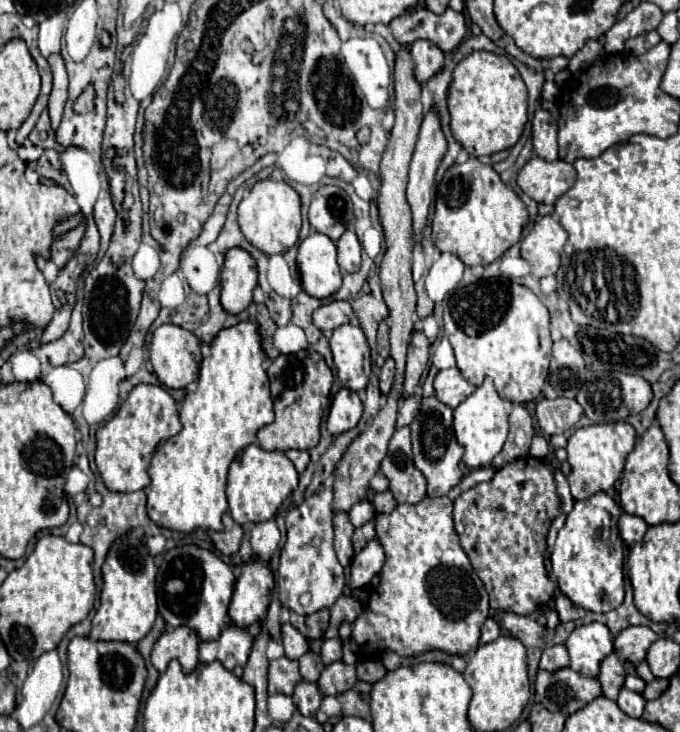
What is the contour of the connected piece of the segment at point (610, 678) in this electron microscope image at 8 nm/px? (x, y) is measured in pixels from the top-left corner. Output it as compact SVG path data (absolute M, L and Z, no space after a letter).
M609 654L601 662L601 672L599 672L597 680L603 686L603 696L607 696L611 700L617 700L619 690L623 688L623 682L625 682L625 668L615 654Z

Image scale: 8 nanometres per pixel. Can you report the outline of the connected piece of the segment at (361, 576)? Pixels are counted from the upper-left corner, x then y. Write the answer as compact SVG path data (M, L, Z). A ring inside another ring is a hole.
M377 538L369 540L367 546L353 556L351 560L351 580L349 580L349 586L351 588L363 588L369 584L369 580L379 574L381 566L385 562L385 554L383 554L383 548L379 544Z

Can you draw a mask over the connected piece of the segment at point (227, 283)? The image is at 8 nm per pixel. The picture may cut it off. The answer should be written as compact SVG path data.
M231 248L225 256L221 276L221 306L225 312L243 312L251 304L251 296L257 286L255 260L249 256L249 252Z

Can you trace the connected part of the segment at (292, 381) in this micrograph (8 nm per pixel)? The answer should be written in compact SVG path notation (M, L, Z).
M301 350L289 356L277 356L267 368L275 420L273 424L257 432L257 444L263 450L309 450L319 442L319 426L329 406L329 390L333 384L333 374L325 364L323 356L317 352Z

